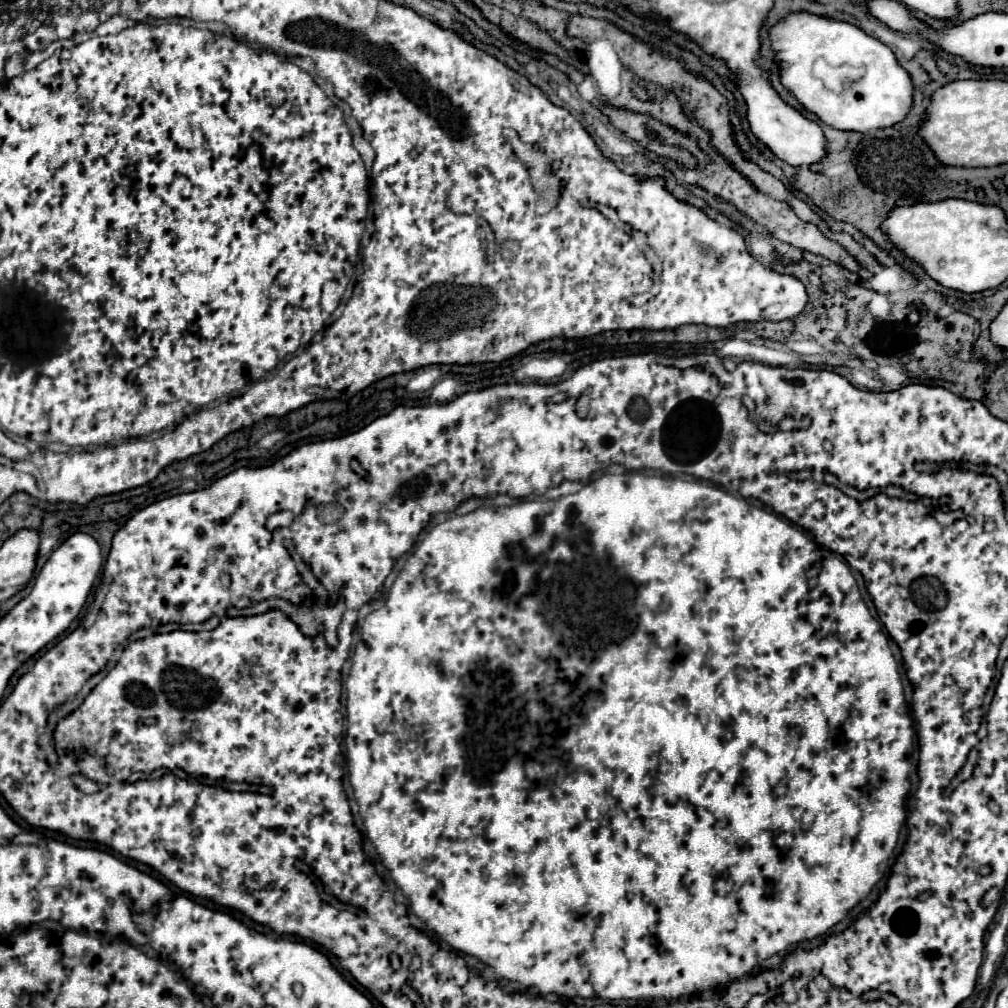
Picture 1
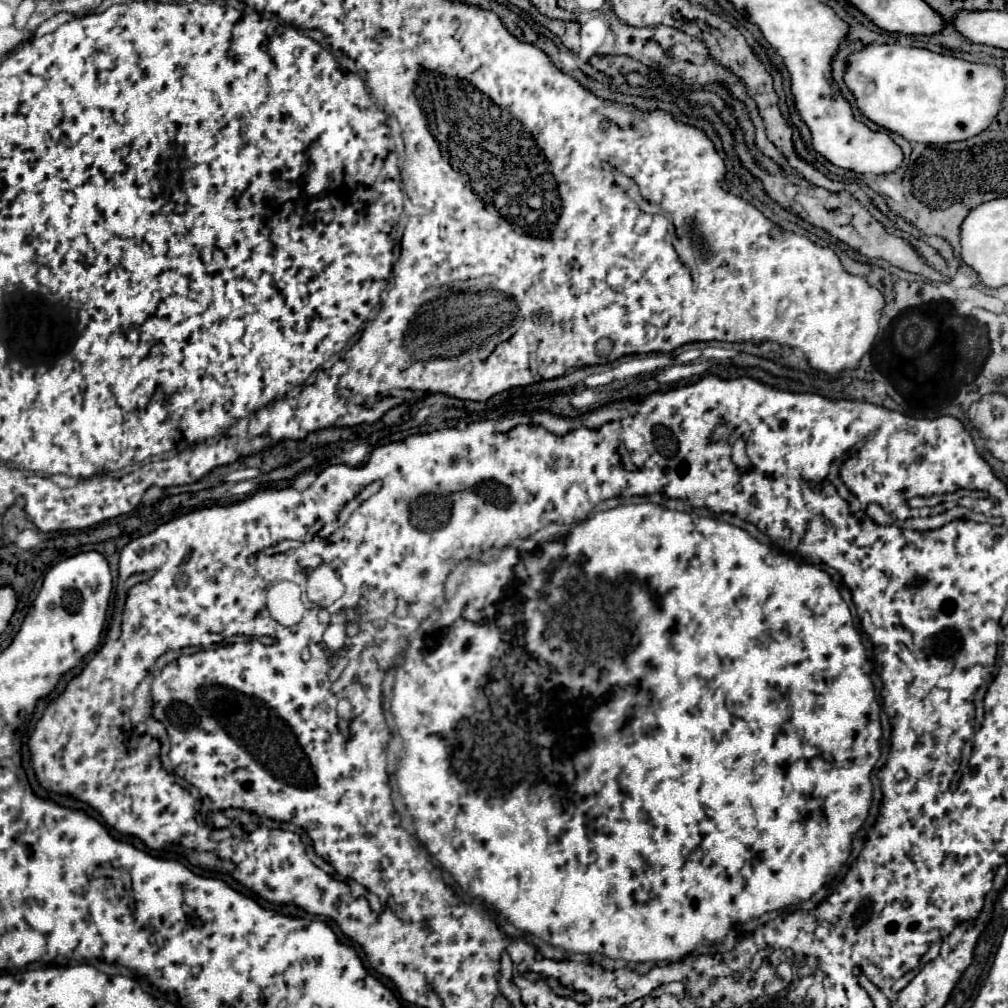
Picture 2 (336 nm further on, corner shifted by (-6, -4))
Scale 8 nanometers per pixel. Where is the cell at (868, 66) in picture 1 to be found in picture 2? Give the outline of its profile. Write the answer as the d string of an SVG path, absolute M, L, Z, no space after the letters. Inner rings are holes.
M869 43L863 45L859 51L853 51L847 57L847 67L843 73L843 81L847 89L853 93L859 111L873 121L875 125L901 135L907 141L915 143L951 143L969 139L979 135L997 115L999 99L1005 91L1005 77L999 69L969 63L951 55L939 55L927 49L917 47L901 47L899 43L885 45L885 43Z

